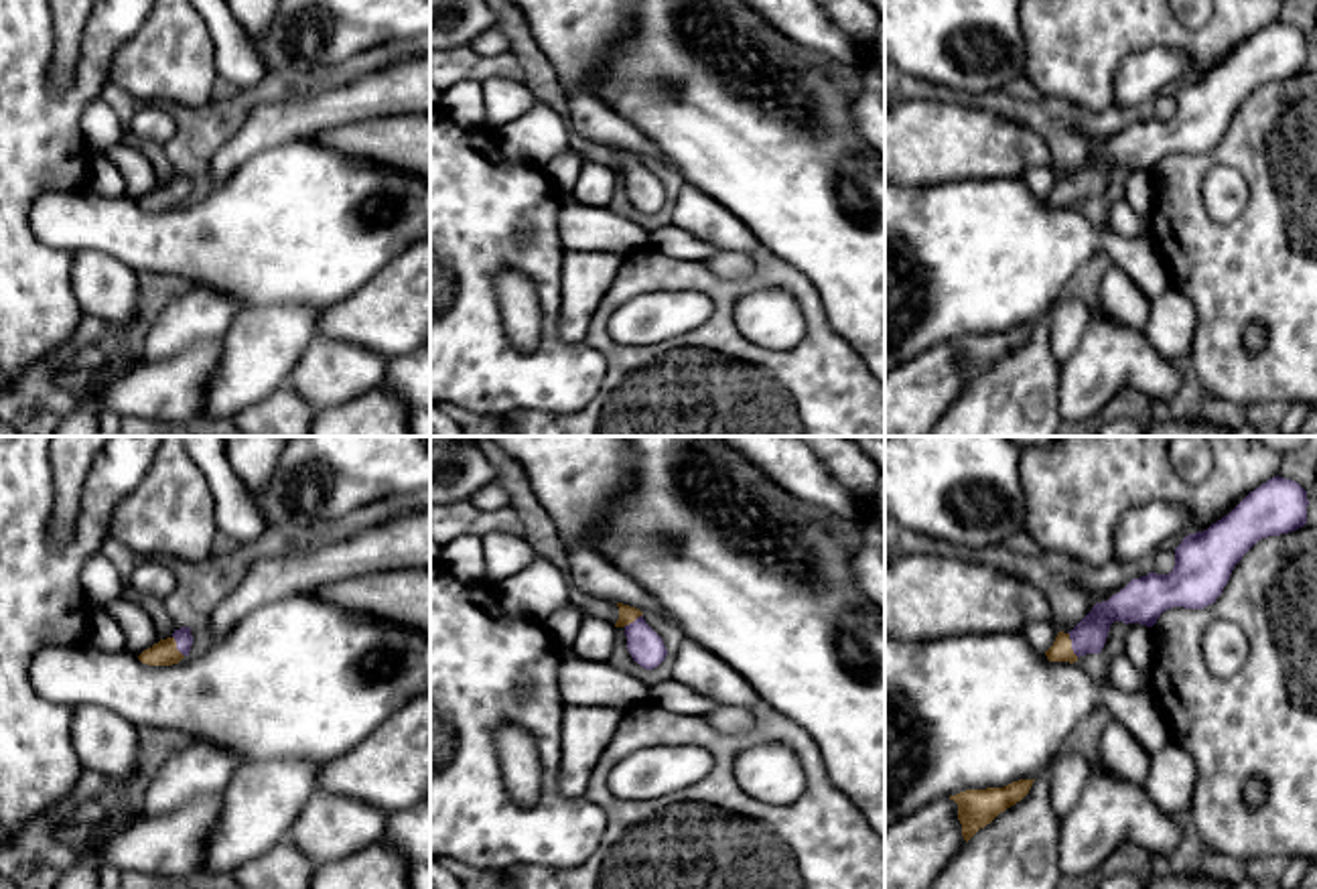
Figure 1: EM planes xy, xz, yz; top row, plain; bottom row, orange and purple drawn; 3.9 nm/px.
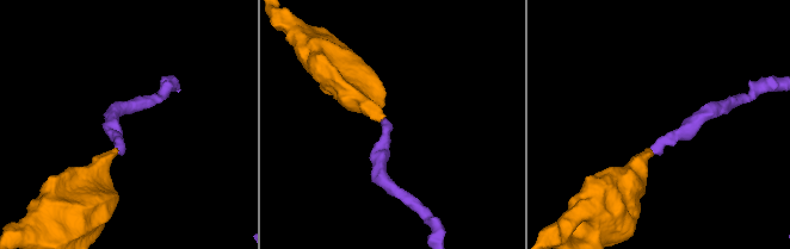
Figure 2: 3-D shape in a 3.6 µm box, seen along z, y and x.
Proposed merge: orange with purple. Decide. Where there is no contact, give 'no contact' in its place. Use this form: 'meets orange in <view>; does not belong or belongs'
meets orange in yz; belongs

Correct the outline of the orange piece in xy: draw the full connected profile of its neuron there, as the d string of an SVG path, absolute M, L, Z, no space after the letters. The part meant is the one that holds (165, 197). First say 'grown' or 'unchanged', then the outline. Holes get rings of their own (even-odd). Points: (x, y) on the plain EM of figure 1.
grown; M191 173L175 175L166 185L160 185L152 193L144 195L138 205L148 211L172 211L189 201L193 191Z

